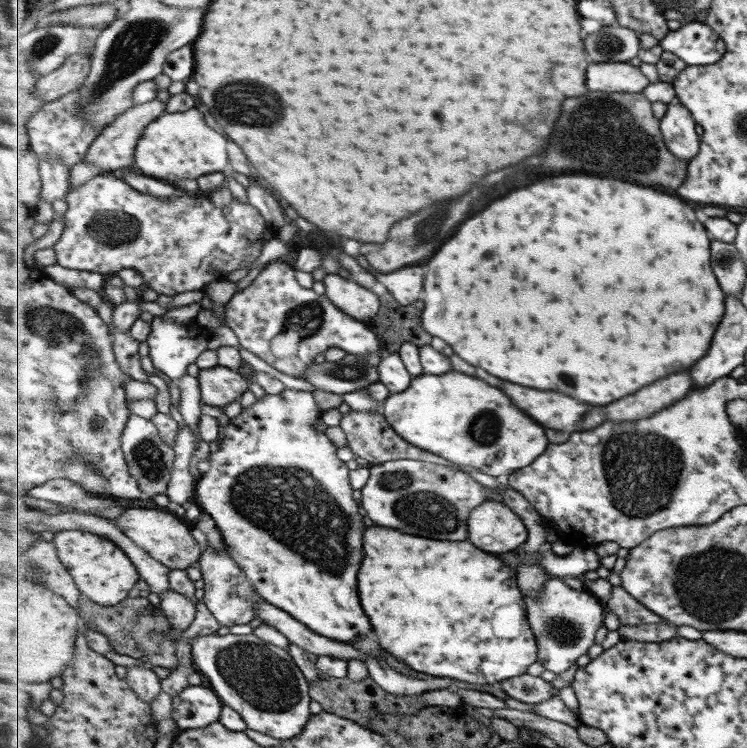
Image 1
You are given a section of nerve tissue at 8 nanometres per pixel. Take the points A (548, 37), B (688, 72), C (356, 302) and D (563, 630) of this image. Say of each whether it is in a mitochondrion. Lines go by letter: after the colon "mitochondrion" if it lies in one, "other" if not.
A: other
B: other
C: other
D: mitochondrion

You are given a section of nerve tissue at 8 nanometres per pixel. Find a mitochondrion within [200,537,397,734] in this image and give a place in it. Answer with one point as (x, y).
(259, 676)

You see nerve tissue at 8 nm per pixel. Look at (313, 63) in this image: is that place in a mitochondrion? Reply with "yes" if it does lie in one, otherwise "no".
no

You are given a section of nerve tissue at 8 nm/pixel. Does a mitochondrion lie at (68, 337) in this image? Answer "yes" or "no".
yes

